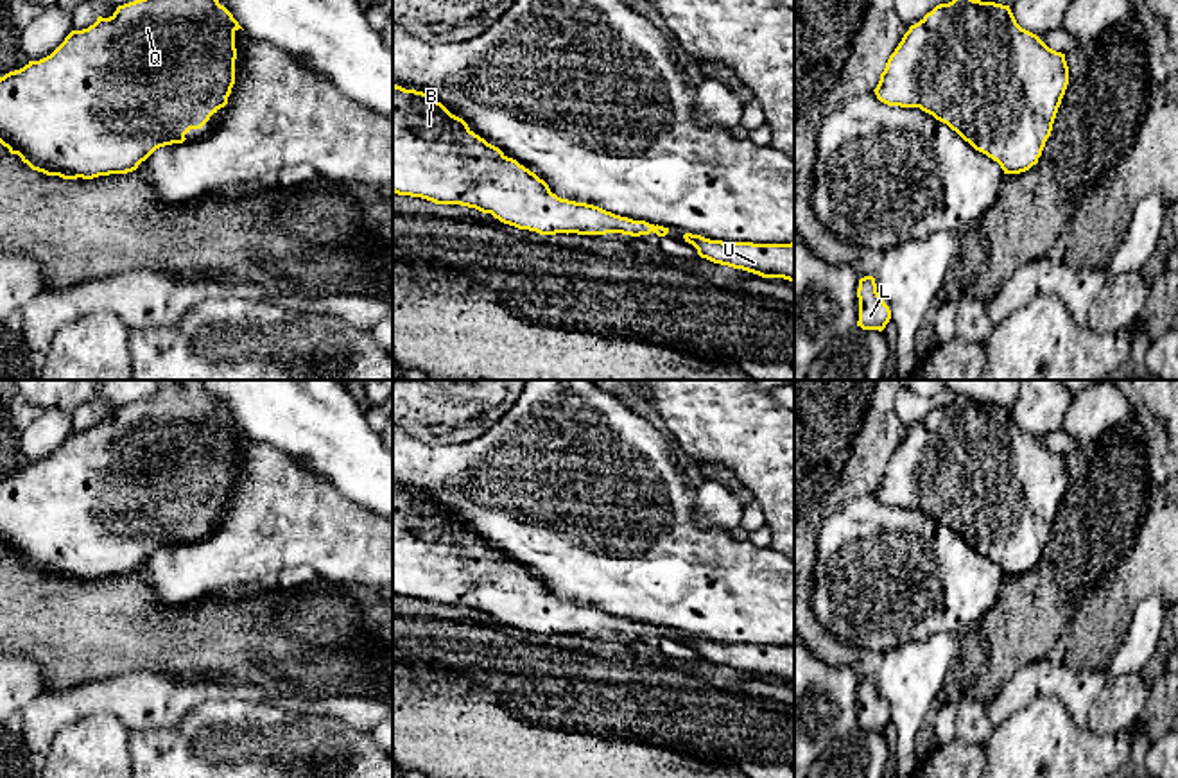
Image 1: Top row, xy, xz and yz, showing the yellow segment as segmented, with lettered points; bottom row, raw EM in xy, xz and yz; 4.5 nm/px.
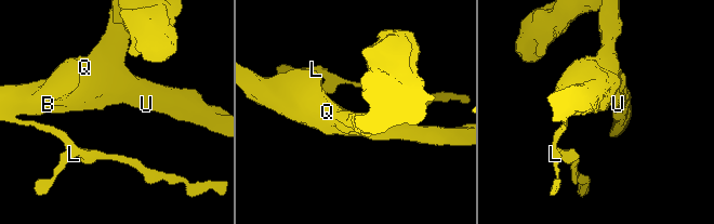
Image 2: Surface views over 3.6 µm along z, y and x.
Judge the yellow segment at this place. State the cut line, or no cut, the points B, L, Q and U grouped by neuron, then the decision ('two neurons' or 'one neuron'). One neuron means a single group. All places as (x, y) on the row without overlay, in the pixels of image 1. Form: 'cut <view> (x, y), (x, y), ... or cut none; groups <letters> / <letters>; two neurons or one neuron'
cut none; groups B L Q U; one neuron

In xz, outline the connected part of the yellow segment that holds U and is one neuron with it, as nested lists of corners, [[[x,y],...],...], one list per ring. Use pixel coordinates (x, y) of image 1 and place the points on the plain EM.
[[[685,635],[683,640],[697,651],[701,660],[714,665],[742,670],[762,679],[784,679],[794,683],[794,644],[723,644],[692,635]]]

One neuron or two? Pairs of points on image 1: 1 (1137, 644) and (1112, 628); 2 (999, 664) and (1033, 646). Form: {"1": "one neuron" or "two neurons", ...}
{"1": "two neurons", "2": "one neuron"}

